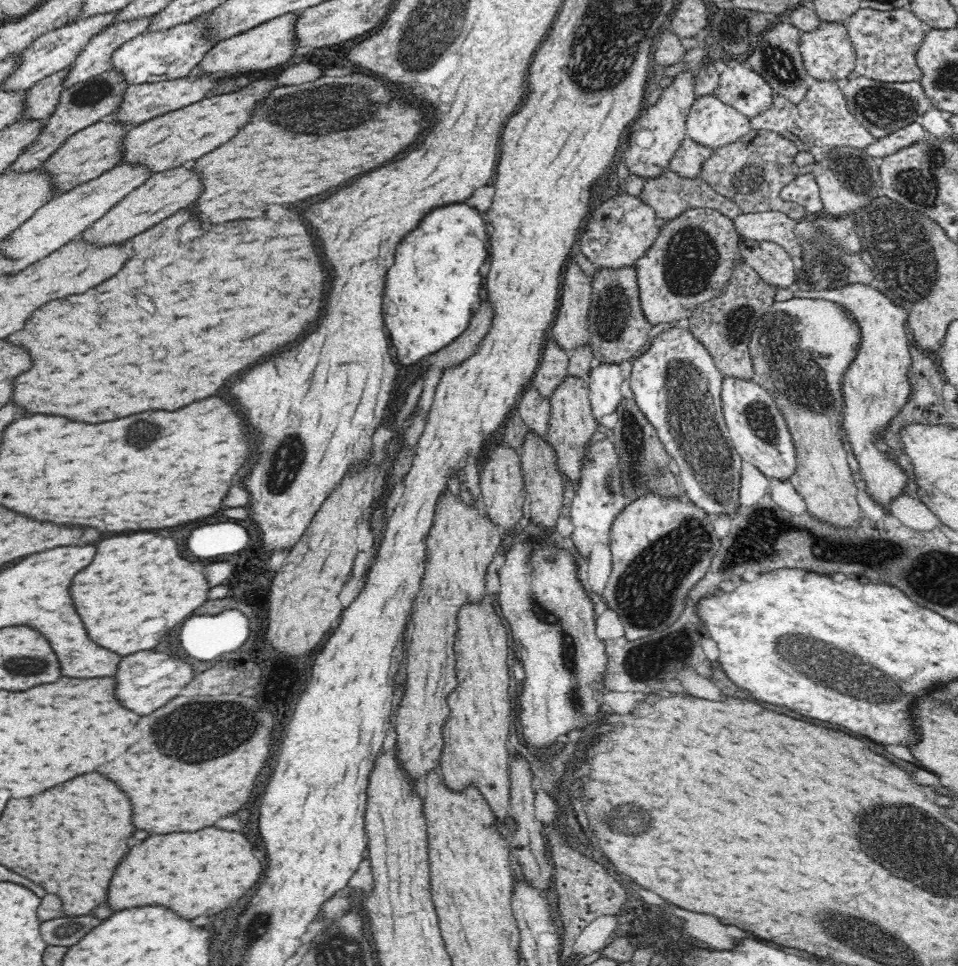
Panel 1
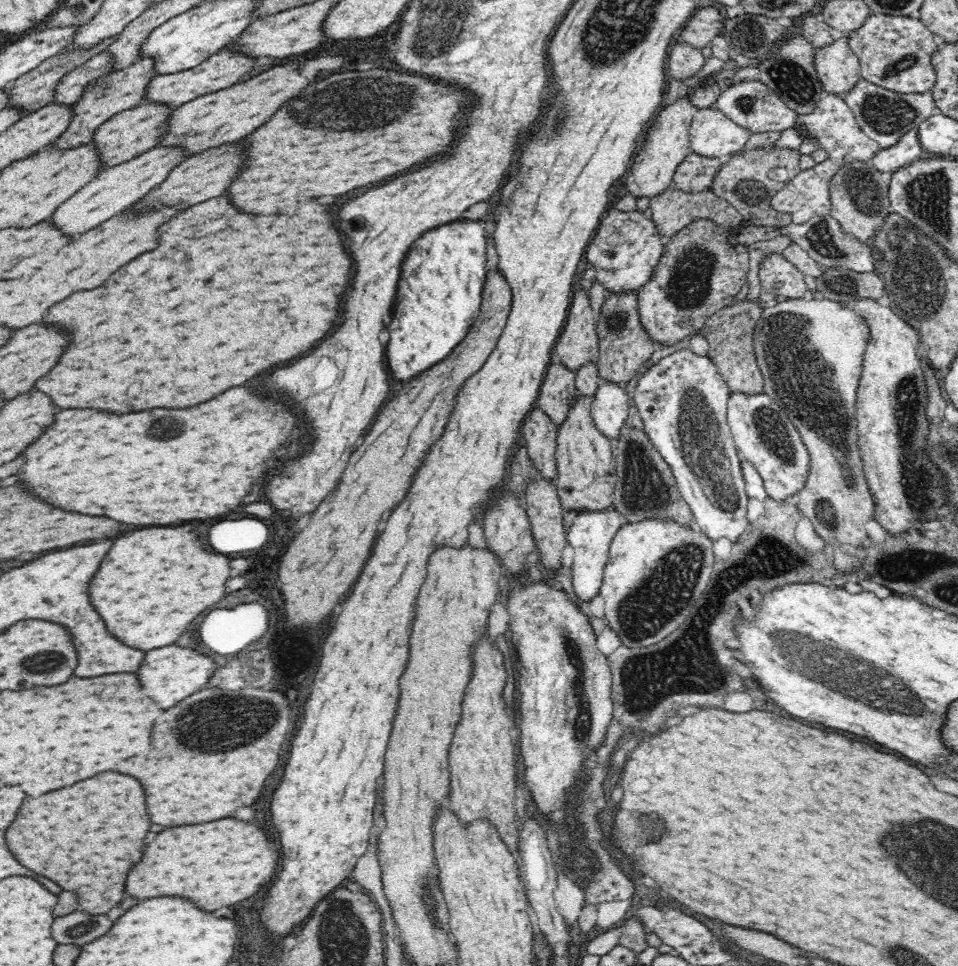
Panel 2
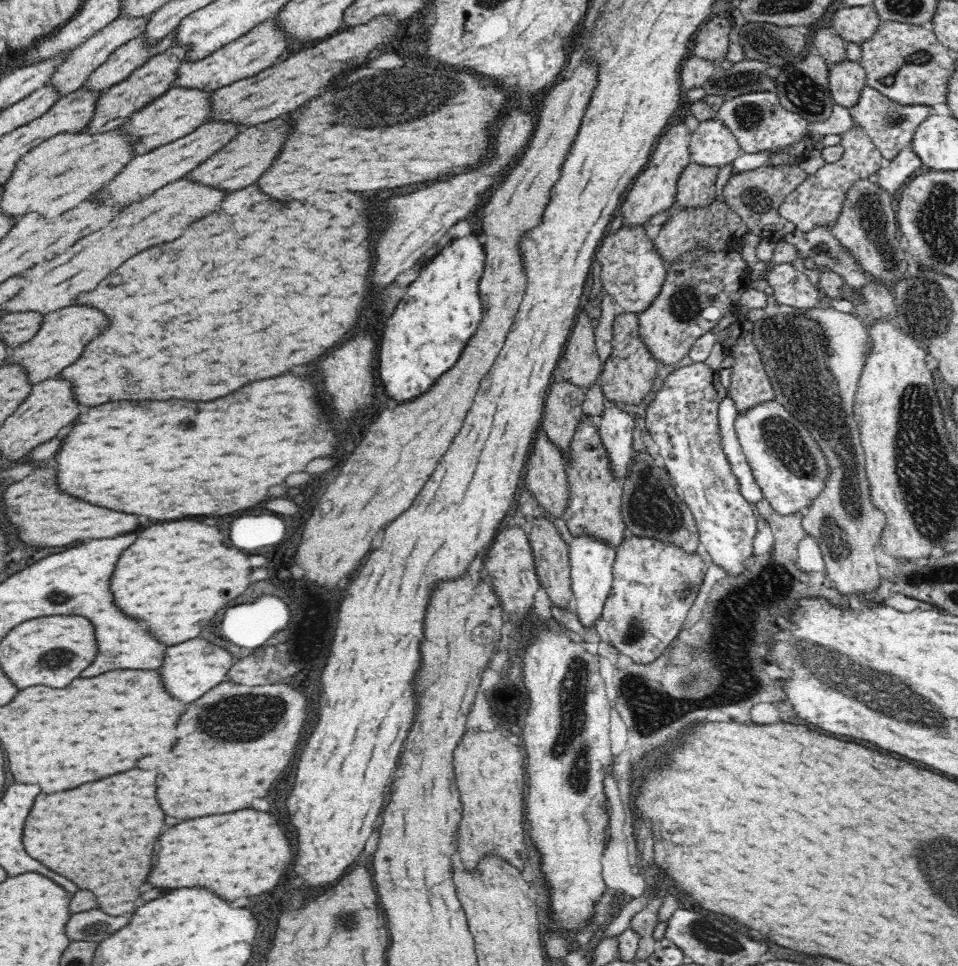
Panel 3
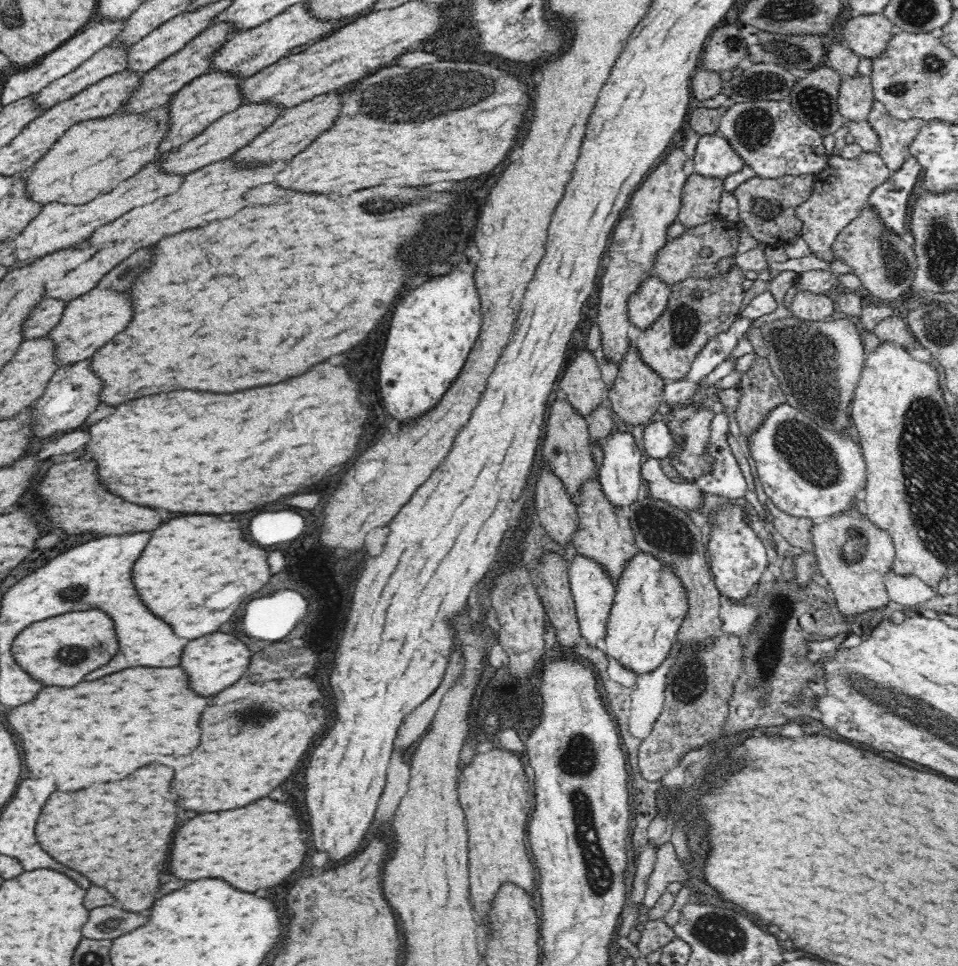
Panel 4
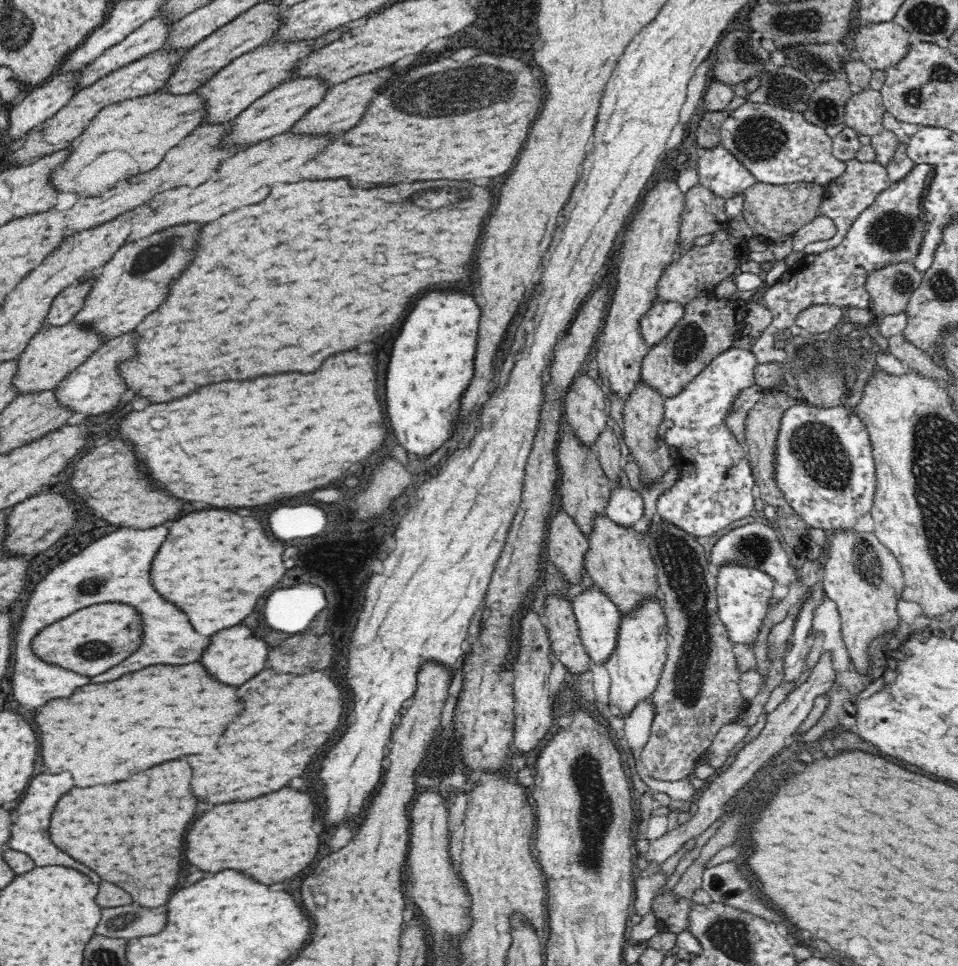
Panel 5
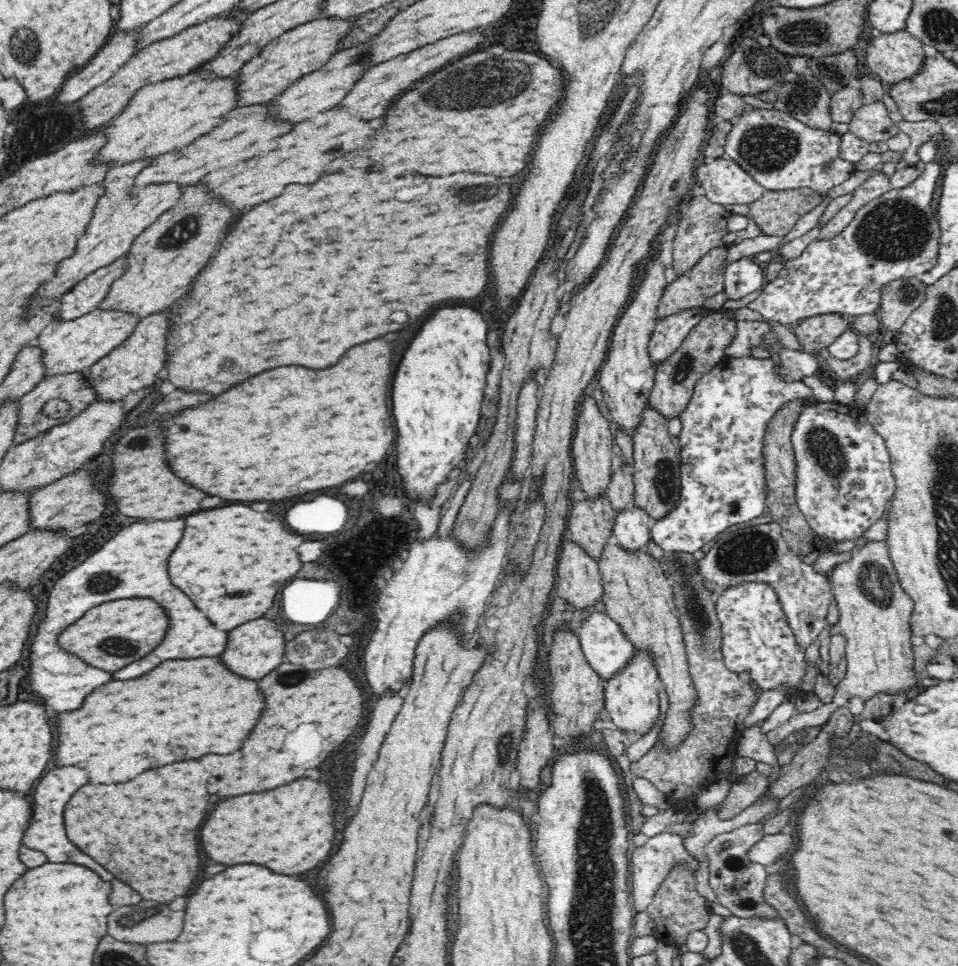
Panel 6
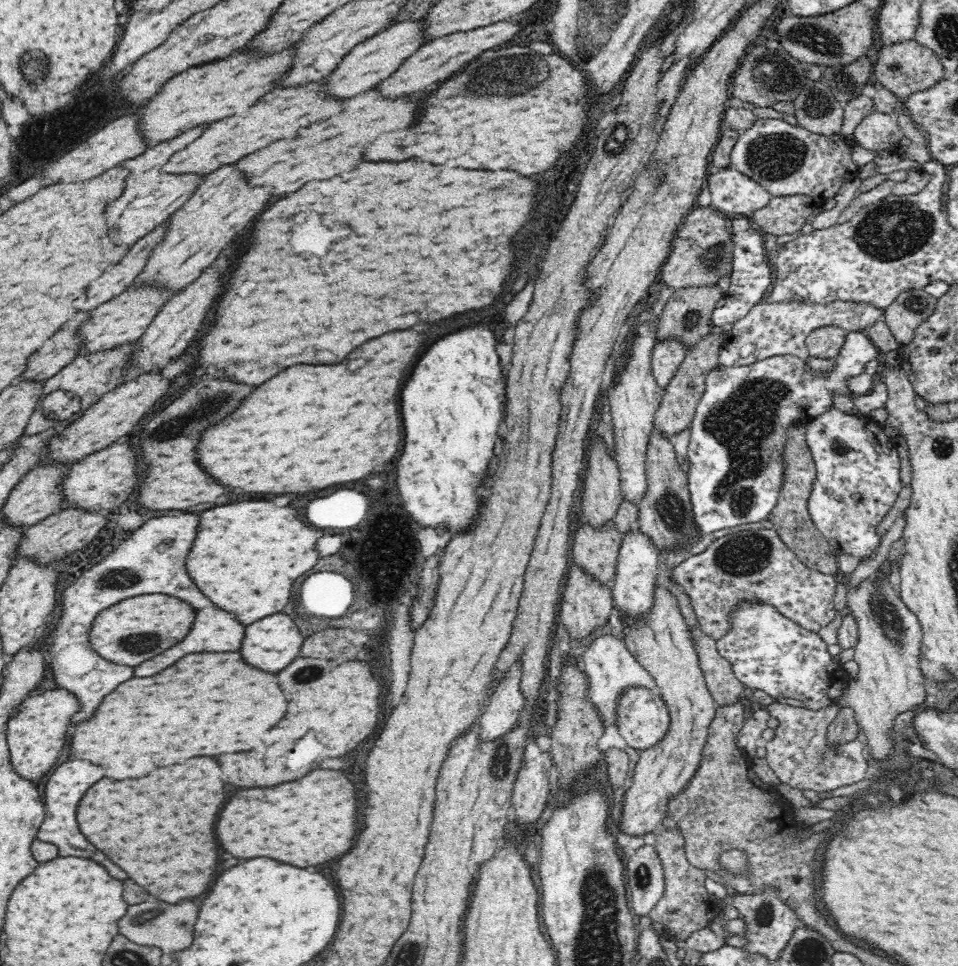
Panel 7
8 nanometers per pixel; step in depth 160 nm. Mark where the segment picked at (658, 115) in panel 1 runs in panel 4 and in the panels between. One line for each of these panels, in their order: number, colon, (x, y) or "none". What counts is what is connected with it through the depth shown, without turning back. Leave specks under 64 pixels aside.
2: (651, 170)
3: (654, 190)
4: (640, 233)

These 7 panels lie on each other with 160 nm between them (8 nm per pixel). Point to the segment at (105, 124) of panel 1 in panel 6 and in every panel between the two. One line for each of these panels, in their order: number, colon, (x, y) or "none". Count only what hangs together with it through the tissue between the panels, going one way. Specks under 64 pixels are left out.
2: (131, 132)
3: (178, 111)
4: (194, 107)
5: (232, 89)
6: (305, 48)

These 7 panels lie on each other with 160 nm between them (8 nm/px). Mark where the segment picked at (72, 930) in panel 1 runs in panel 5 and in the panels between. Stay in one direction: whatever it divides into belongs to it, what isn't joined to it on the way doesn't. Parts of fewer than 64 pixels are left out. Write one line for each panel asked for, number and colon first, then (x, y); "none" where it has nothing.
2: (78, 928)
3: (93, 925)
4: (115, 922)
5: (126, 921)

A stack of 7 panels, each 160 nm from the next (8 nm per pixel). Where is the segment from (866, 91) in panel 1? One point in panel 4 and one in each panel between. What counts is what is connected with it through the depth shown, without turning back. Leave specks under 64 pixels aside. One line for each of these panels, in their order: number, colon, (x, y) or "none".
2: (884, 115)
3: (891, 125)
4: (895, 136)

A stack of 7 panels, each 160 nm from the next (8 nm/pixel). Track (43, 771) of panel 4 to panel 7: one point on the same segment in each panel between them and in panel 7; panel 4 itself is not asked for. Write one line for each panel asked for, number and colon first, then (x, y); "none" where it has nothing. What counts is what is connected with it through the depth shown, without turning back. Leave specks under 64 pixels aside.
5: (104, 733)
6: (183, 709)
7: (207, 704)

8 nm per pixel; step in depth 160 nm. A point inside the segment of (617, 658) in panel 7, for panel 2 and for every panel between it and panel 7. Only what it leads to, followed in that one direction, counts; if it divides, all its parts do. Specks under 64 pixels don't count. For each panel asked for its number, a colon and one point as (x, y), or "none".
2: (590, 534)
3: (590, 559)
4: (593, 589)
5: (598, 618)
6: (607, 649)

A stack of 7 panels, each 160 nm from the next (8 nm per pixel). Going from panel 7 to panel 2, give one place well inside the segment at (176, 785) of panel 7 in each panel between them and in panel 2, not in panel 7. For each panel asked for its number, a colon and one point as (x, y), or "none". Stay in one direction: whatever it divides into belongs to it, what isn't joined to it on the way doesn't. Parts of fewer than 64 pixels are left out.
2: (85, 838)
3: (100, 836)
4: (134, 819)
5: (131, 833)
6: (145, 831)

